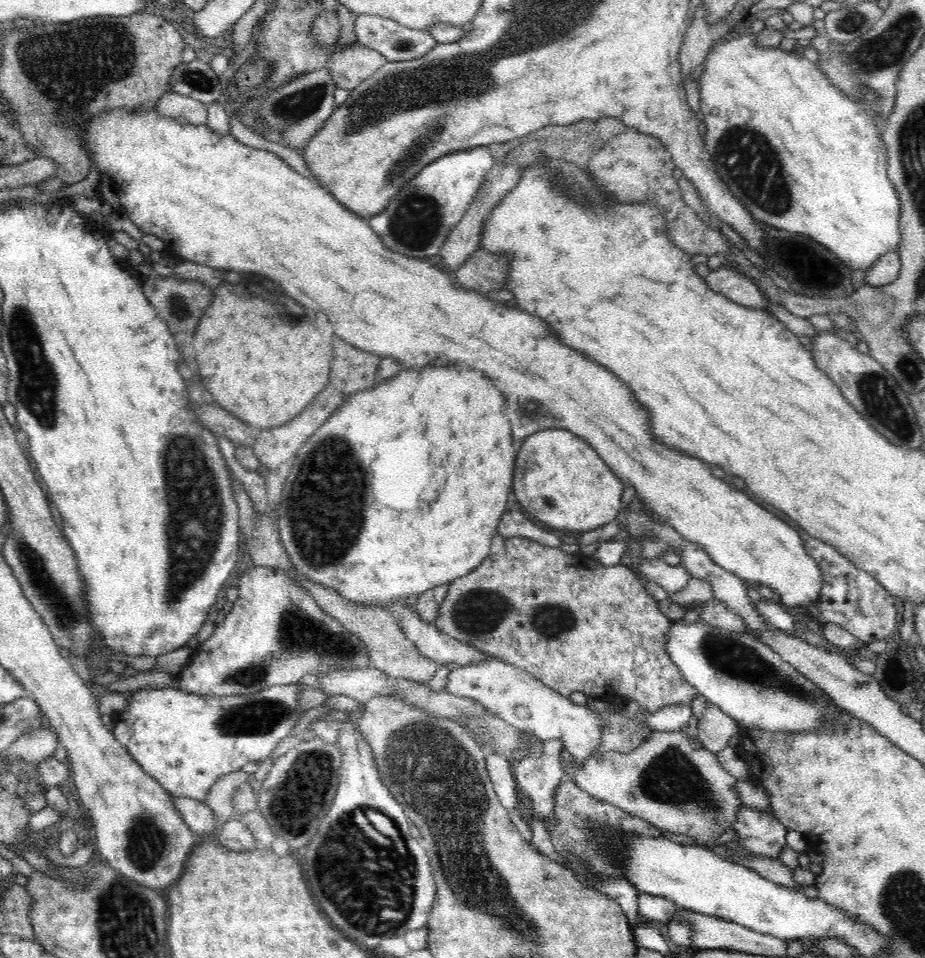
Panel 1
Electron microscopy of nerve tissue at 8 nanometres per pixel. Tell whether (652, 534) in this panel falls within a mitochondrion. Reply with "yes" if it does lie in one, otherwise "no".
yes

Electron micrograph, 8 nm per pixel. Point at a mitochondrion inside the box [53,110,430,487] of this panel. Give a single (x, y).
(180, 307)

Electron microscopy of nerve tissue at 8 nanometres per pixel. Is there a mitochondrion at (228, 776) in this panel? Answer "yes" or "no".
no

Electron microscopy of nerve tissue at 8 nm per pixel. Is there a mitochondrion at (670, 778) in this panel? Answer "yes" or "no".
yes

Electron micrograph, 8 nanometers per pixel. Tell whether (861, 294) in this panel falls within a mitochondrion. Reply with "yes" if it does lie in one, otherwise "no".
no

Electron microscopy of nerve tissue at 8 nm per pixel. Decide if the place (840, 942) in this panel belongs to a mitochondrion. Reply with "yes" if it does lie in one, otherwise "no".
no

